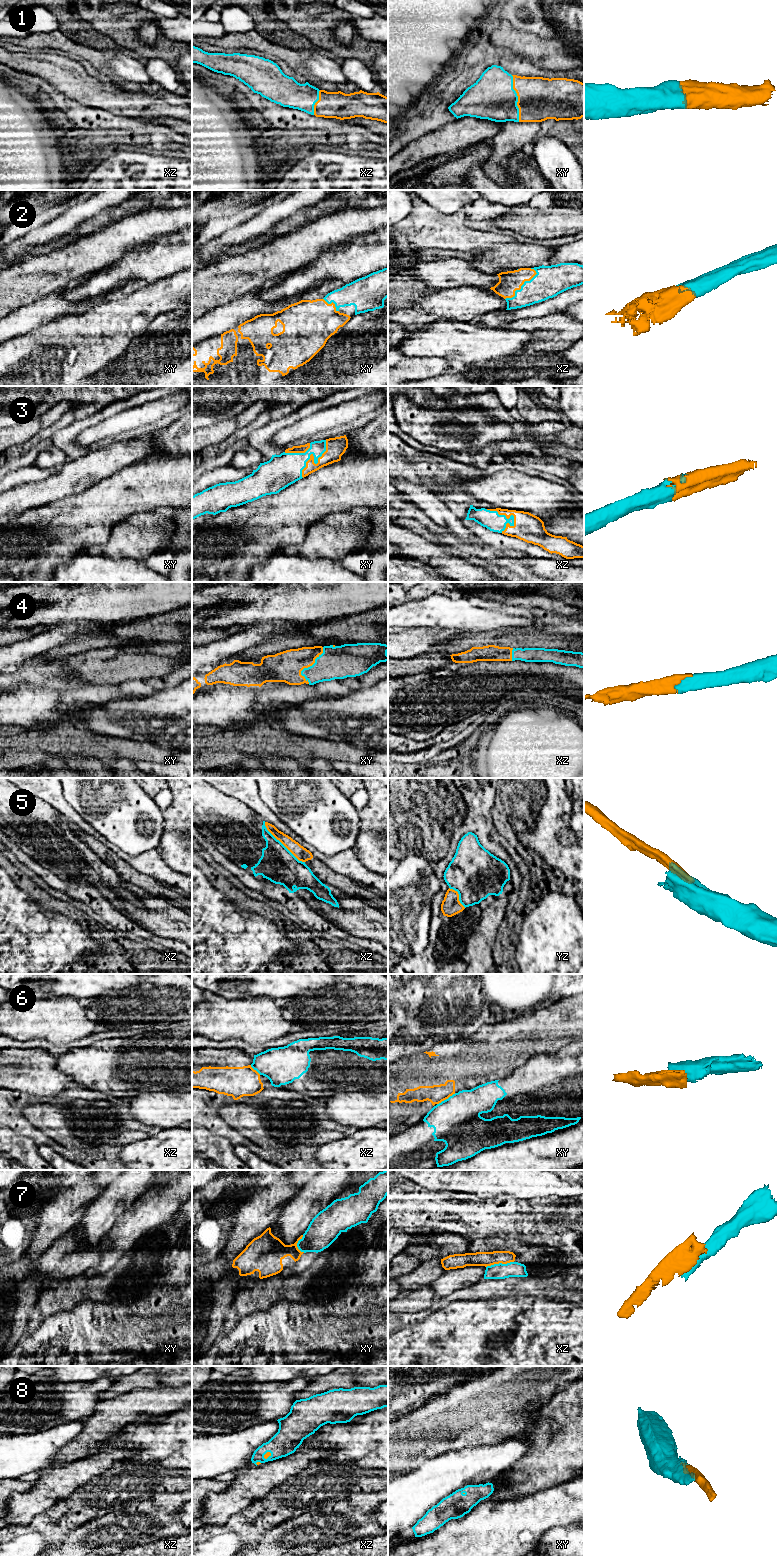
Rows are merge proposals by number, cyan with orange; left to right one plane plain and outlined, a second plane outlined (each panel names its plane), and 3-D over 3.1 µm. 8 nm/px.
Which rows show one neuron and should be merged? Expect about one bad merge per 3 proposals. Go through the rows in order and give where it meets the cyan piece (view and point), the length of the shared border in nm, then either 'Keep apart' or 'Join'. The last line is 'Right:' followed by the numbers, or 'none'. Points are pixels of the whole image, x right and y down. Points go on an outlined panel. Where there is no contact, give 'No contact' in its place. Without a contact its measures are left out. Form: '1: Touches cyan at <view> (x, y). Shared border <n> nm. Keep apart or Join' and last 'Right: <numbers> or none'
1: Touches cyan at xy (517, 98). Shared border 380 nm. Join
2: Touches cyan at xz (521, 286). Shared border 340 nm. Join
3: Touches cyan at xy (314, 459). Shared border 360 nm. Join
4: Touches cyan at xy (310, 666). Shared border 320 nm. Join
5: Touches cyan at xz (281, 843). Shared border 460 nm. Keep apart
6: Touches cyan at xy (446, 1099). Shared border 180 nm. Keep apart
7: Touches cyan at xz (499, 1263). Shared border 220 nm. Keep apart
8: Touches cyan at xz (269, 1456). Shared border 80 nm. Join
Right: 1, 2, 3, 4, 8

